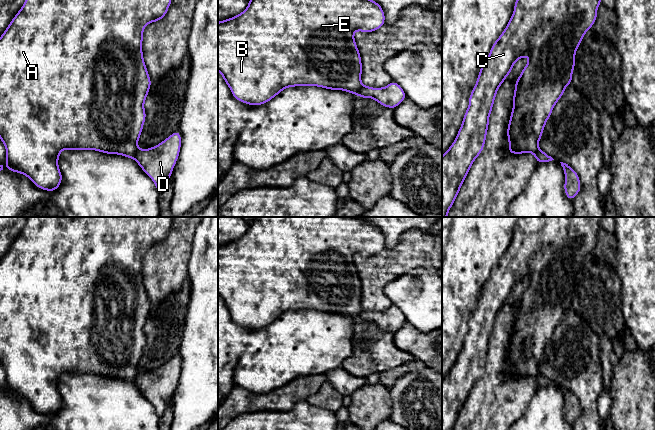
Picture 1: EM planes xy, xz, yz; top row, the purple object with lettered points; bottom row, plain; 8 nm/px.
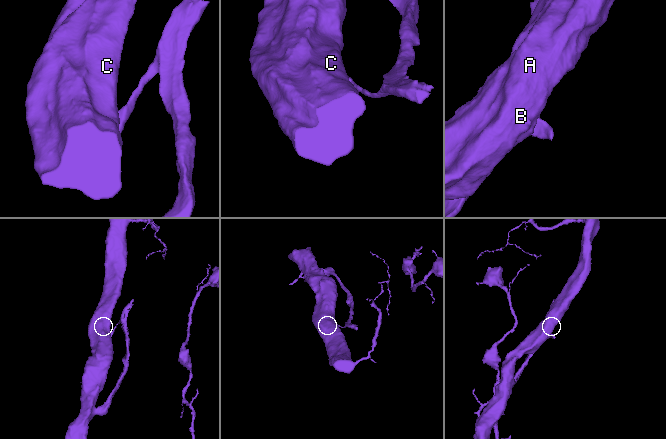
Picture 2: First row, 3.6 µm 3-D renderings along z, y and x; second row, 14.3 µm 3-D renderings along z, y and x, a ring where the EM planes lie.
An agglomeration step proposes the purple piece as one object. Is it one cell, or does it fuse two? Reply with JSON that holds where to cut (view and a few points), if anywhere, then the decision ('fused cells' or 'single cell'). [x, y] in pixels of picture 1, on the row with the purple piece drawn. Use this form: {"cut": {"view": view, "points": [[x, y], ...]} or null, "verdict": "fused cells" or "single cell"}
{"cut": {"view": "xy", "points": [[139, 150], [134, 158]]}, "verdict": "fused cells"}

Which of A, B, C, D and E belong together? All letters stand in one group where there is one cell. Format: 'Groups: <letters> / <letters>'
Groups: A B C E / D

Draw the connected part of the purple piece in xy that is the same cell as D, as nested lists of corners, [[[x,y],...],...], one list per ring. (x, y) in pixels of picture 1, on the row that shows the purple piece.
[[[175,131],[164,141],[149,149],[141,149],[135,160],[141,169],[153,180],[161,193],[172,175],[181,148],[181,134]]]

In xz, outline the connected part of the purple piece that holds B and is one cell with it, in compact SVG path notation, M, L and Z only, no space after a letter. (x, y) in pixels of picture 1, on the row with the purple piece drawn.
M249 0L247 8L237 16L218 22L218 71L231 90L233 97L245 104L258 106L269 102L287 87L317 86L329 90L342 90L357 95L361 83L362 62L354 40L354 32L370 33L385 24L385 14L379 3L373 0Z

